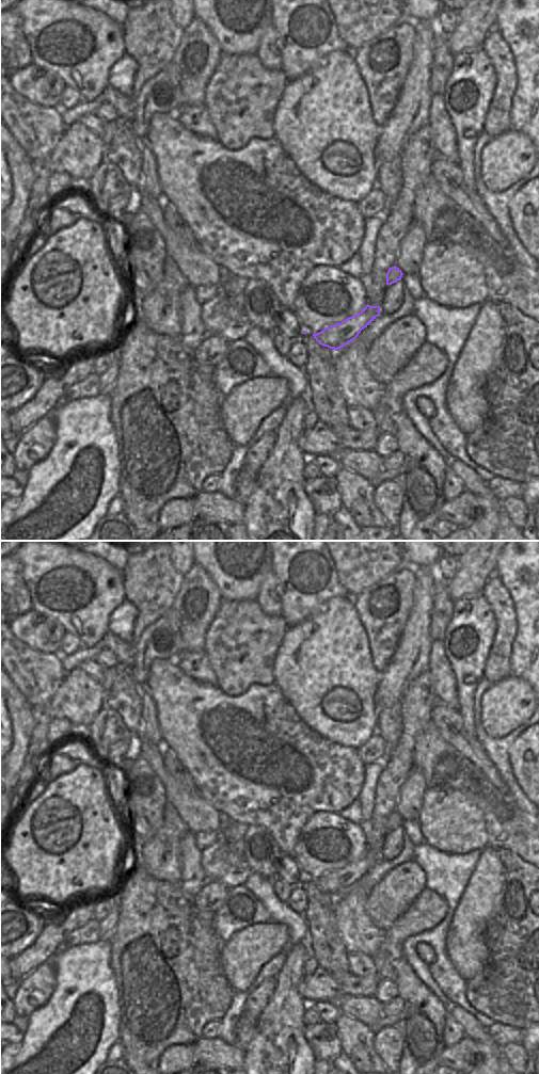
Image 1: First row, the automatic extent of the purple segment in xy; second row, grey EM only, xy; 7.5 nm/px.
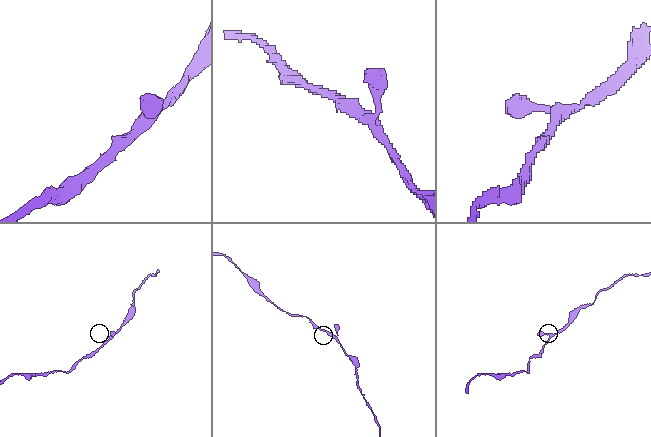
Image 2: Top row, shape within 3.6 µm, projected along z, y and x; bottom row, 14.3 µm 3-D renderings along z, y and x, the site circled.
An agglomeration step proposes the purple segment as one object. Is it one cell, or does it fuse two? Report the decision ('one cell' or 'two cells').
one cell

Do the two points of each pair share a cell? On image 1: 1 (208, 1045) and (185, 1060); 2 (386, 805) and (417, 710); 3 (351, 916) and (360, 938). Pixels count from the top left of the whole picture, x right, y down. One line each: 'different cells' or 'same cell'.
1: different cells
2: same cell
3: same cell

